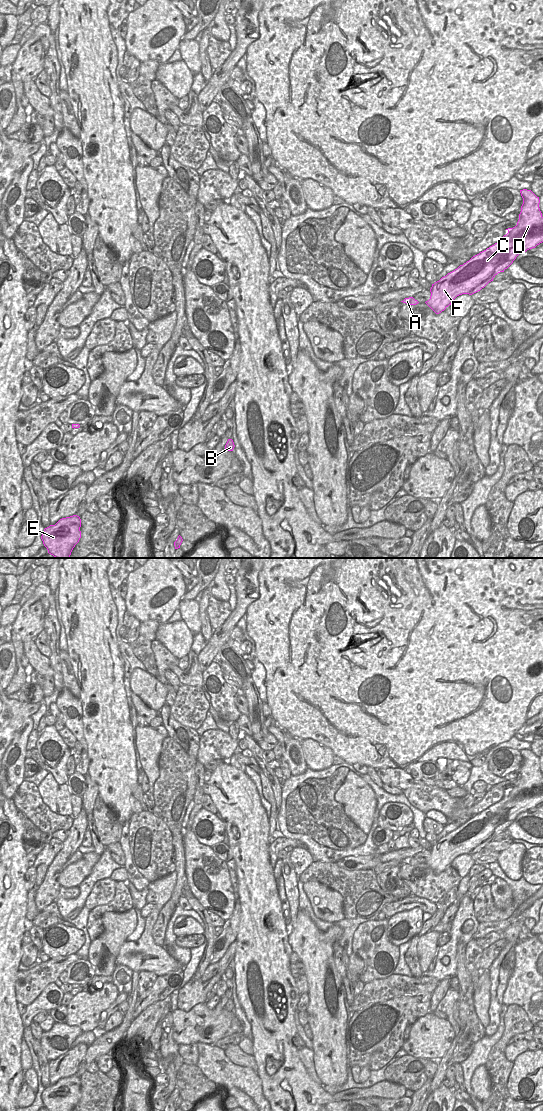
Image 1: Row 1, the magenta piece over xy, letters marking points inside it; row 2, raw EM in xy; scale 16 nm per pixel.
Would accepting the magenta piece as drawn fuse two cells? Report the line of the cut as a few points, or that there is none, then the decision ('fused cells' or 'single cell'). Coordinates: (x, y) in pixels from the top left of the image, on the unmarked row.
cut none; single cell

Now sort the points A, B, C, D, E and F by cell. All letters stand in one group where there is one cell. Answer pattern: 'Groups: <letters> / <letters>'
Groups: A B C D E F

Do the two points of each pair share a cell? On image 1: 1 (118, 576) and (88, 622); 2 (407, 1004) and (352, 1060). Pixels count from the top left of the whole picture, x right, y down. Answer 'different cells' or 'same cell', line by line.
1: different cells
2: same cell

